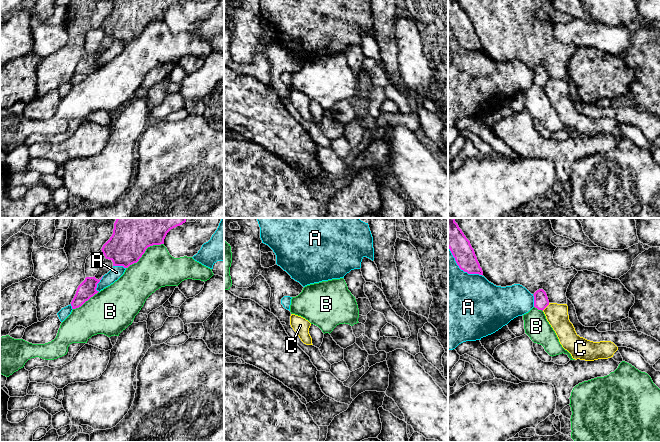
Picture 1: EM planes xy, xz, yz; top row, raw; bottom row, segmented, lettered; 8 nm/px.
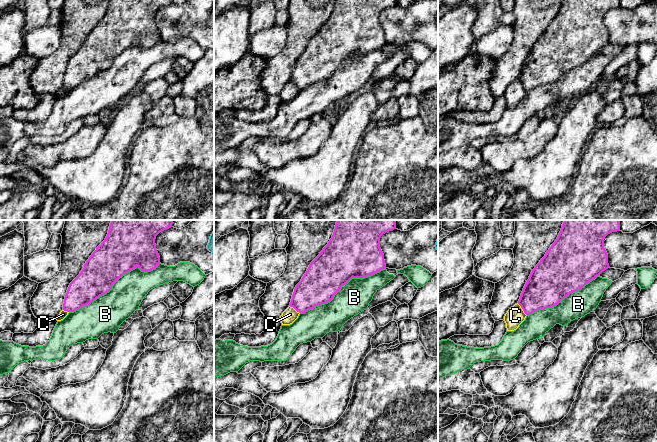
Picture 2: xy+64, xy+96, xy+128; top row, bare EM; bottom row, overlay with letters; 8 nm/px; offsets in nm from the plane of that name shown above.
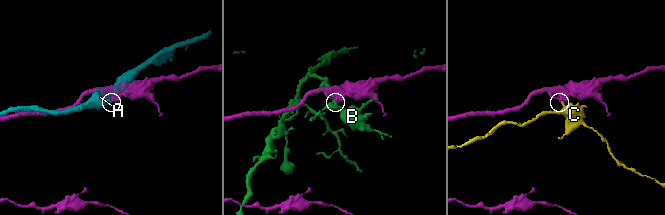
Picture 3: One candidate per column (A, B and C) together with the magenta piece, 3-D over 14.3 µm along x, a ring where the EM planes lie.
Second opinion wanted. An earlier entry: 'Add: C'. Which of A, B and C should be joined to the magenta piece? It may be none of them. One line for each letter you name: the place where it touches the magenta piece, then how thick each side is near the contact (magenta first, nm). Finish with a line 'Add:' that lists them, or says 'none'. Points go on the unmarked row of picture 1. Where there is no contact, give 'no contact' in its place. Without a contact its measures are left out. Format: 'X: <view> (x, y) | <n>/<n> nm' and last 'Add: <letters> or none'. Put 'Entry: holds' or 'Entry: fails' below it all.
Add: none
Entry: fails

